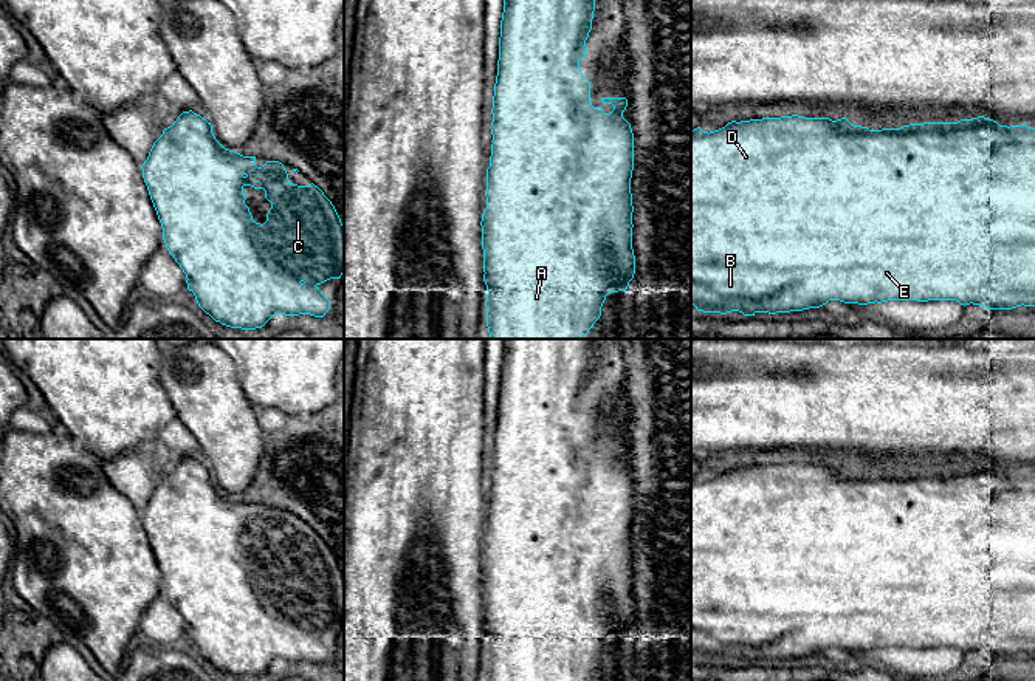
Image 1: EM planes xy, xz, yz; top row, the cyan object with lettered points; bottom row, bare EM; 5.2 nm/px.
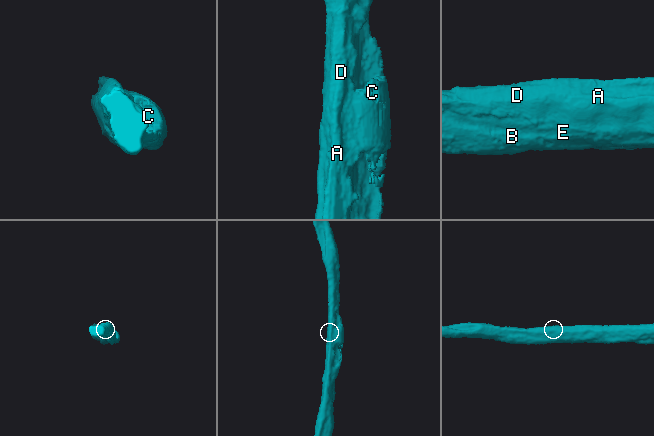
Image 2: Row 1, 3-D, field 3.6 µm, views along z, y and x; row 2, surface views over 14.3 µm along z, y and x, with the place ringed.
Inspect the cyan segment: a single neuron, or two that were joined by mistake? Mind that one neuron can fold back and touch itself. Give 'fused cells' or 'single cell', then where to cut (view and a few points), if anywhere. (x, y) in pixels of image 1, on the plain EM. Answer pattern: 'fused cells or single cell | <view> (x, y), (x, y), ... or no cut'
single cell | no cut

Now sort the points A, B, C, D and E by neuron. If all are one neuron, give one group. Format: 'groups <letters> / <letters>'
groups A B C D E

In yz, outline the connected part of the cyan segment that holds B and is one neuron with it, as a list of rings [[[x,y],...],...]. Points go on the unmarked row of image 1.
[[[798,461],[781,464],[762,464],[750,467],[731,467],[714,478],[703,478],[700,474],[691,477],[691,650],[697,658],[727,661],[739,658],[744,662],[756,659],[790,659],[809,655],[820,655],[829,647],[844,650],[882,650],[888,647],[956,647],[961,652],[981,652],[989,656],[1012,656],[1016,653],[1035,653],[1035,475],[1021,472],[999,472],[996,467],[978,463],[961,466],[958,469],[923,469],[909,471],[900,475],[869,477],[868,474],[854,472],[846,464],[832,467],[829,464],[804,464]]]

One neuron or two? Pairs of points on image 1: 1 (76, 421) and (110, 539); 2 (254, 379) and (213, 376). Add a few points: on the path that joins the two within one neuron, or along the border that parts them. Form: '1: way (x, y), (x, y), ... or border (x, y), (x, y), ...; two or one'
1: border (64, 431), (95, 457); two
2: border (226, 355), (233, 361), (244, 395), (251, 403); two

